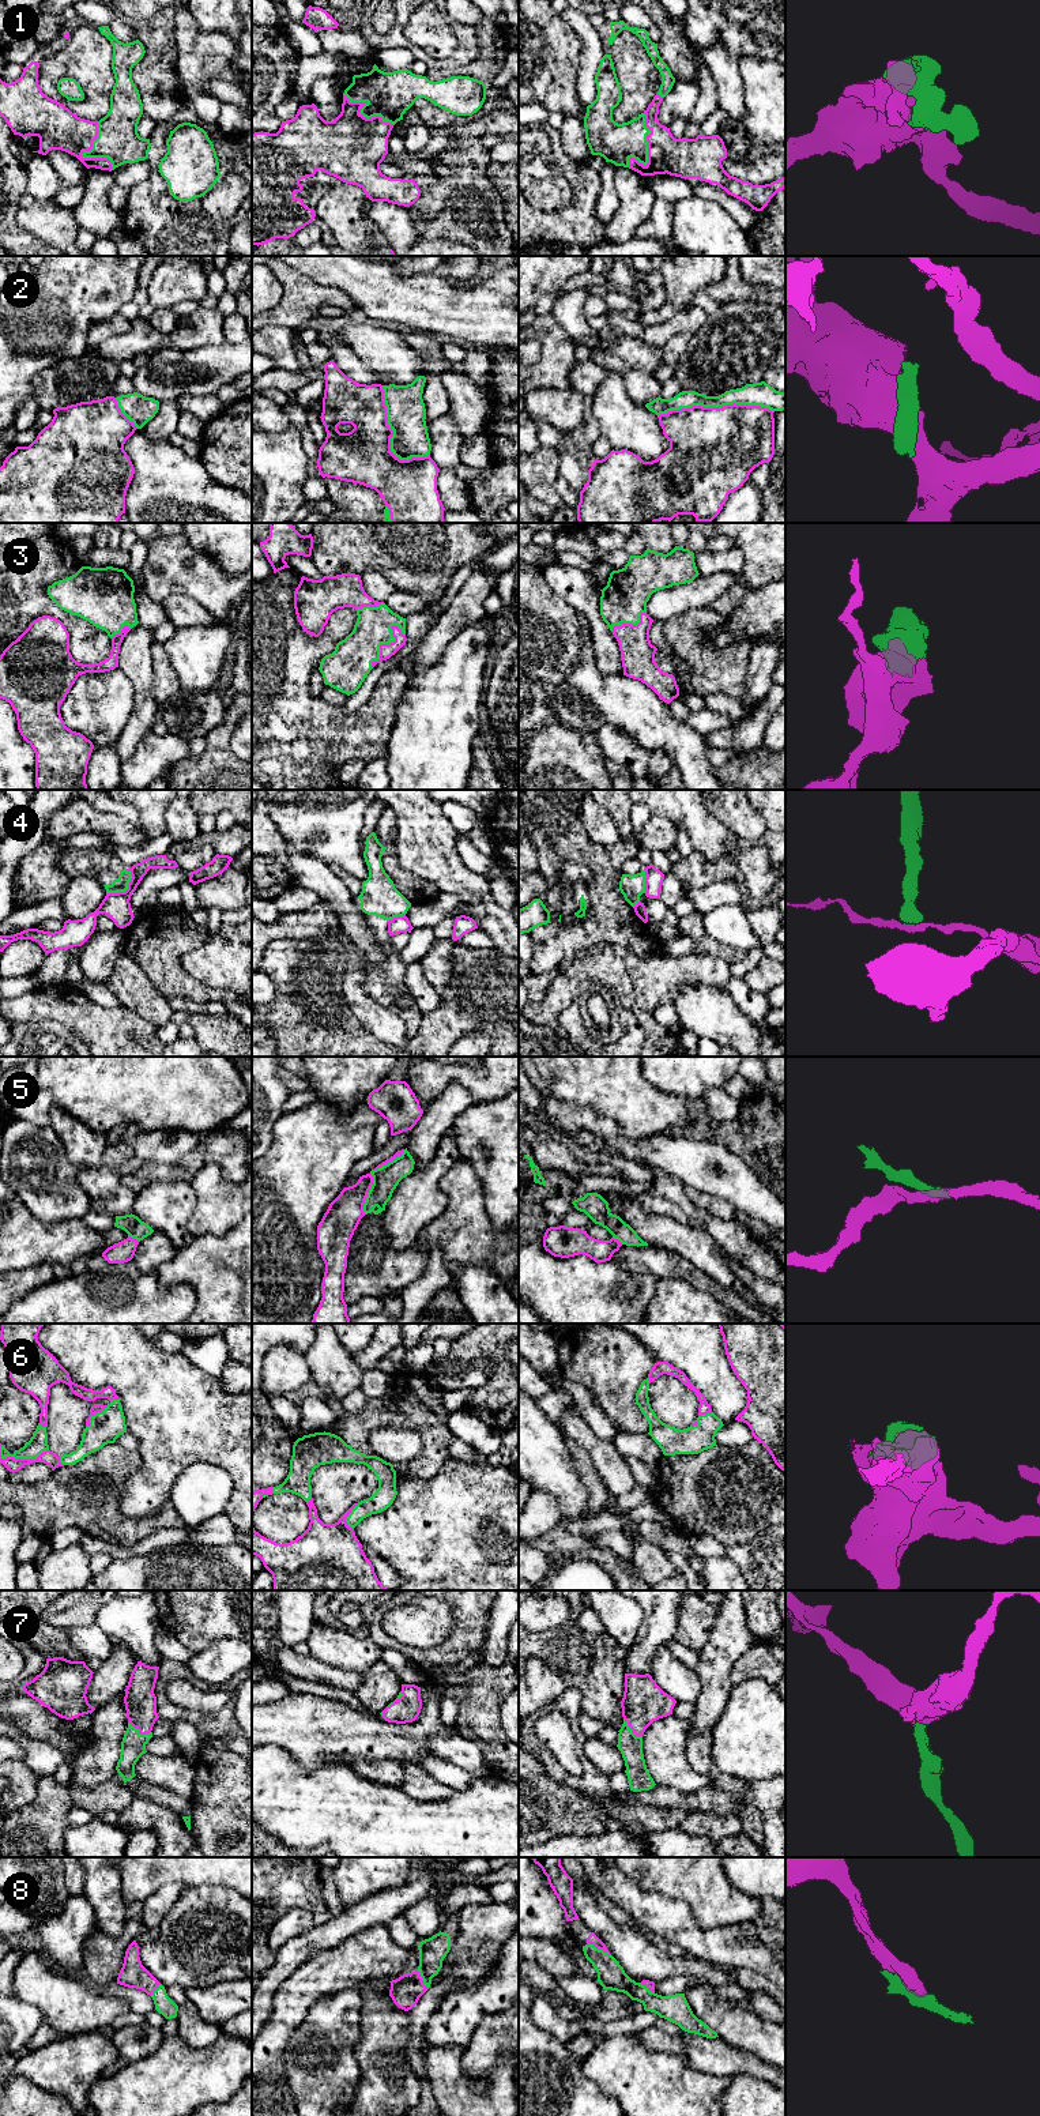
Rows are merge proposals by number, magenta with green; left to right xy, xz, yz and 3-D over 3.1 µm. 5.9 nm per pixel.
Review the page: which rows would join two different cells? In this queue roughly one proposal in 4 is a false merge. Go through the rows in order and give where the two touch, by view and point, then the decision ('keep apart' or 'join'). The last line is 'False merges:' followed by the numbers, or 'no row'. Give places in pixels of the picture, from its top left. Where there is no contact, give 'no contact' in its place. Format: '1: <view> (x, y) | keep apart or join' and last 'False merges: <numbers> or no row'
1: yz (648, 150) | join
2: yz (715, 407) | keep apart
3: xz (384, 644) | join
4: xy (125, 891) | keep apart
5: xz (368, 1192) | keep apart
6: xy (23, 1459) | join
7: xy (139, 1732) | join
8: yz (598, 1947) | join
False merges: 2, 4, 5

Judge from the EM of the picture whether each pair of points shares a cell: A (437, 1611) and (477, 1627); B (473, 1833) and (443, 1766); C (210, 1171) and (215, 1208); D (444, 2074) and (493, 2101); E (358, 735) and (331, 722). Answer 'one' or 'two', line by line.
A: two
B: two
C: one
D: one
E: one

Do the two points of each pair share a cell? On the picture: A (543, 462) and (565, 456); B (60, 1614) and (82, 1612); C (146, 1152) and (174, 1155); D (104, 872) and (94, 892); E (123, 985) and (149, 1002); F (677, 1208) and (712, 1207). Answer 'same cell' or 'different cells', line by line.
A: different cells
B: same cell
C: same cell
D: different cells
E: same cell
F: different cells

